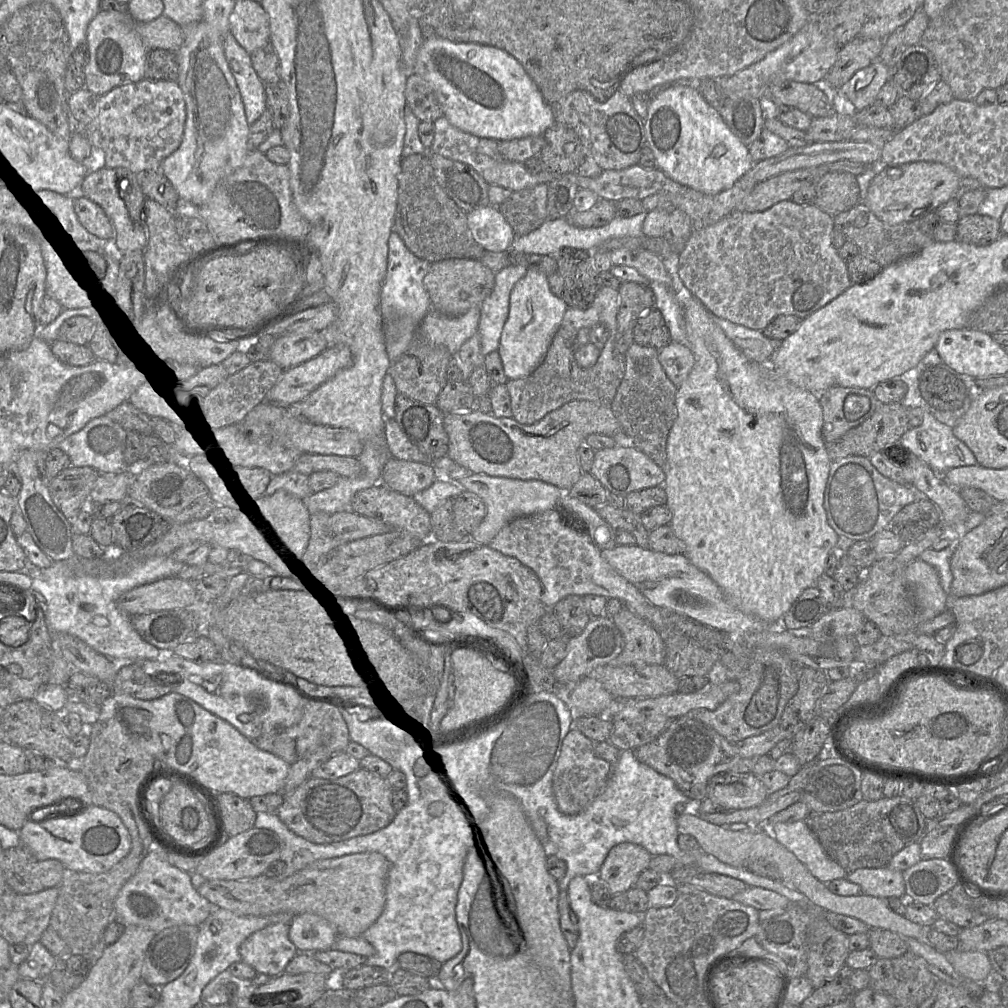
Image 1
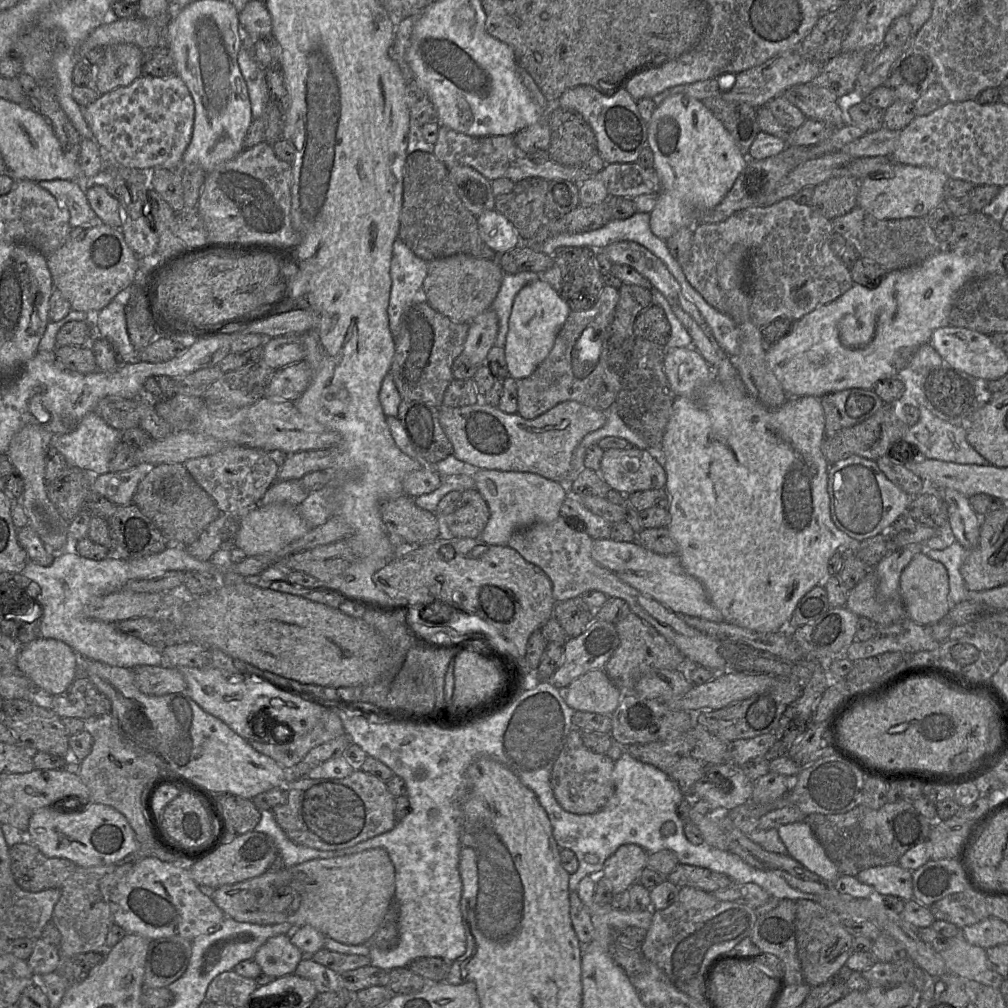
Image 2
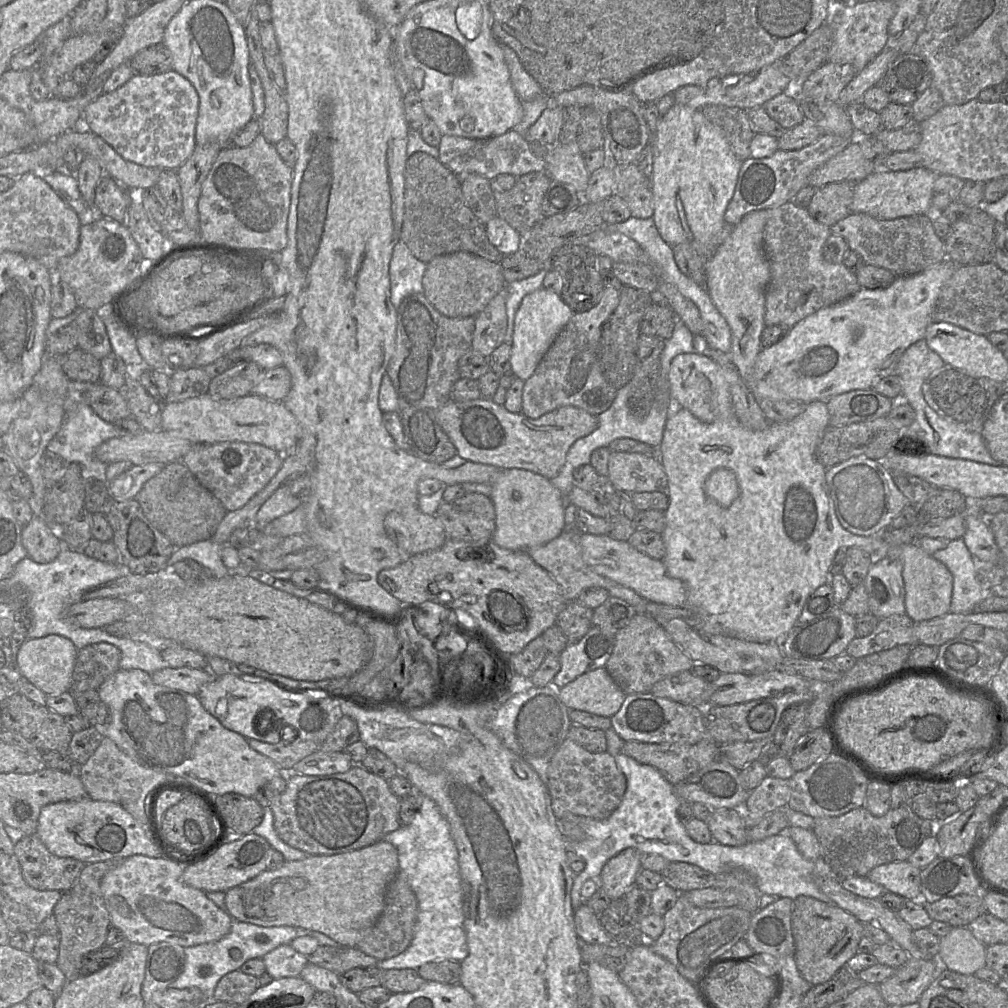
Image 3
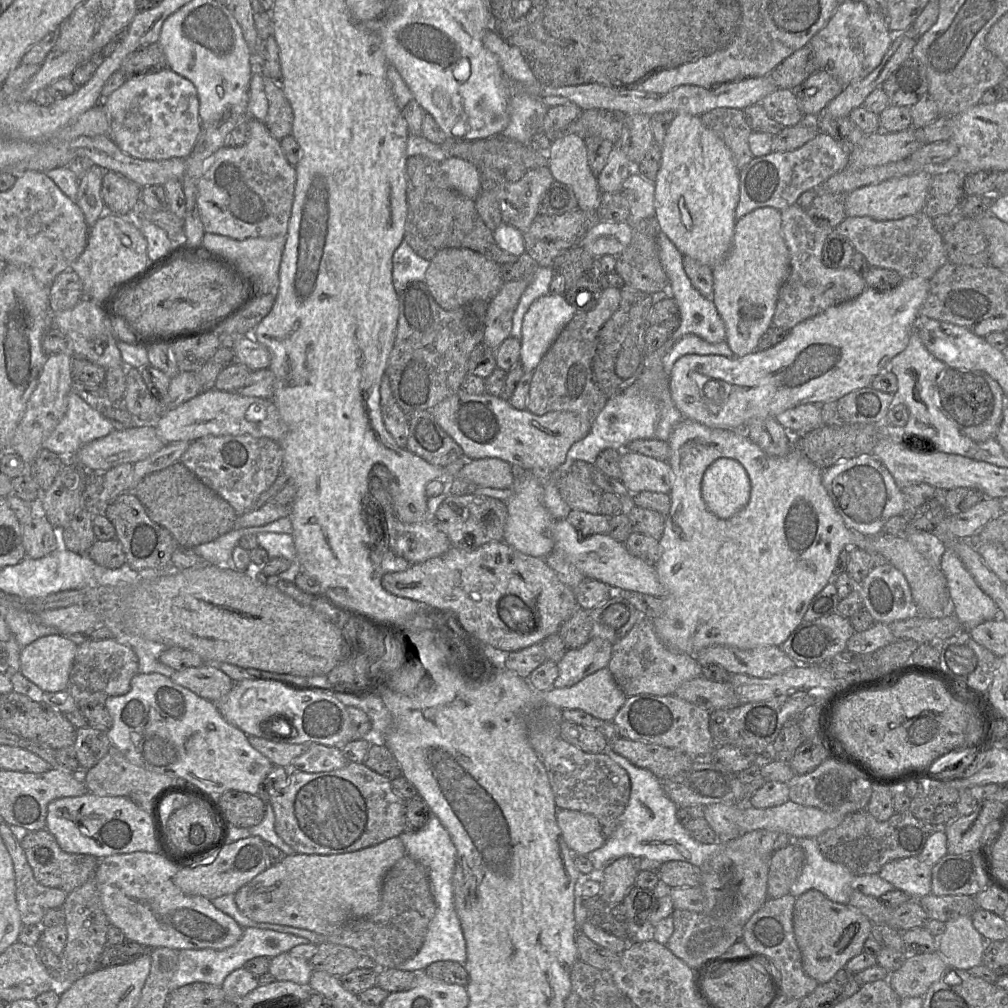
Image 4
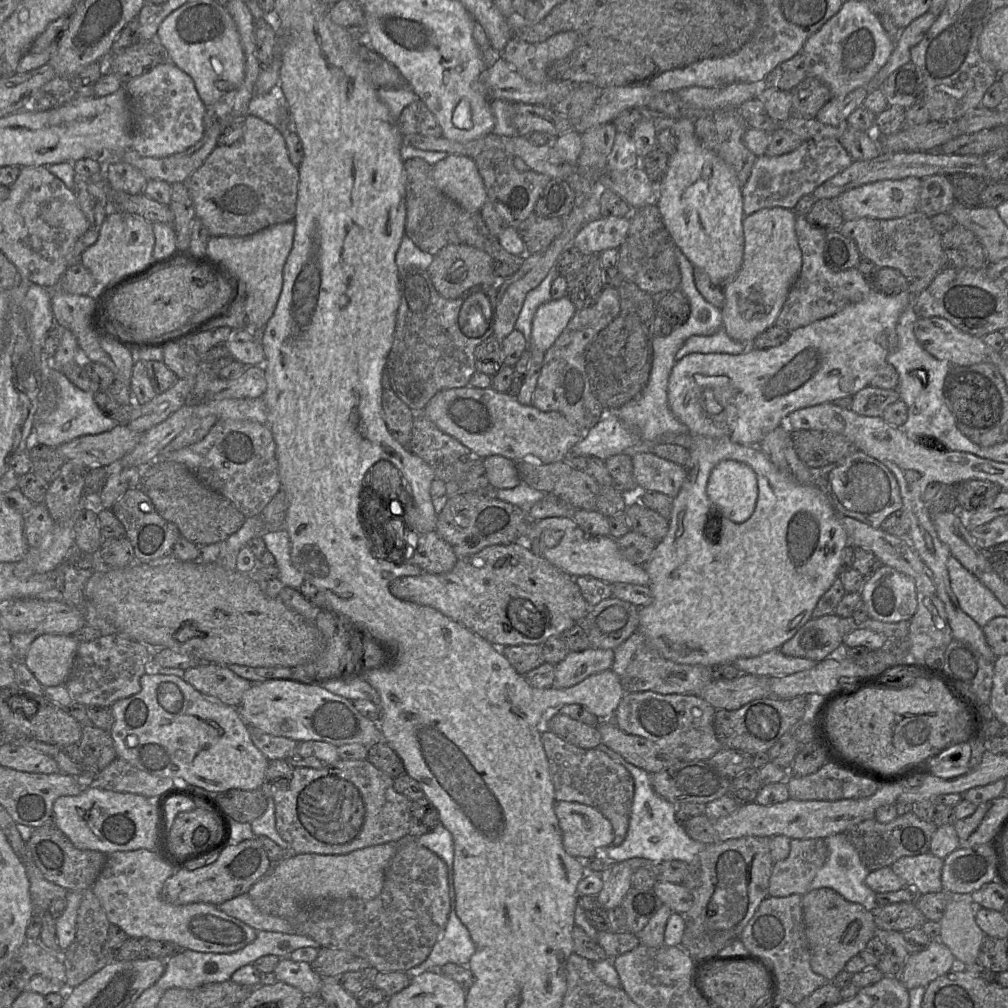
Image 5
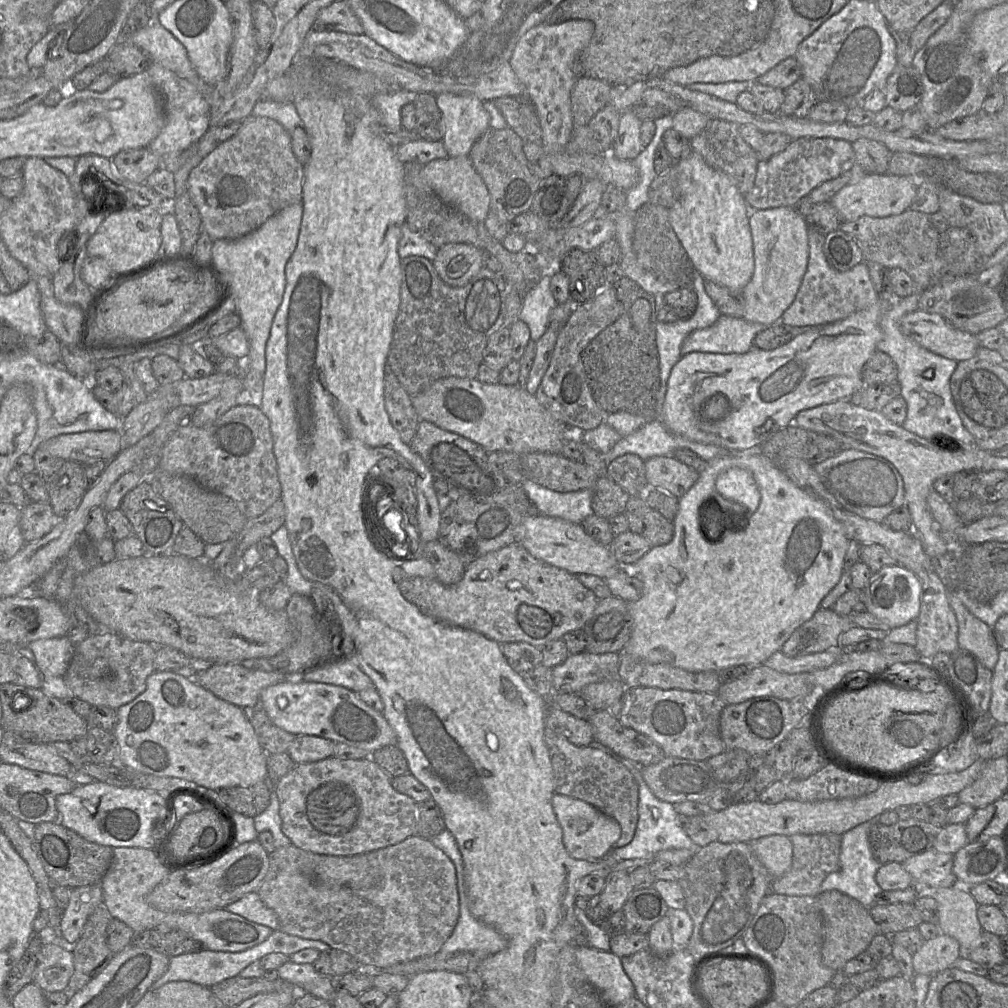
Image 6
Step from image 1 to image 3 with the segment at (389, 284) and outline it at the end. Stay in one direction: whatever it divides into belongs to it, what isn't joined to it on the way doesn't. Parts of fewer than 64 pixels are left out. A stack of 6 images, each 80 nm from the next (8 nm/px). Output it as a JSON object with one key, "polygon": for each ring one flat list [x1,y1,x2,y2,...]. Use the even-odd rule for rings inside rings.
{"polygon":[[403,241,393,248,390,261,391,302,398,309,404,298,423,293,423,276,427,264,417,259]]}

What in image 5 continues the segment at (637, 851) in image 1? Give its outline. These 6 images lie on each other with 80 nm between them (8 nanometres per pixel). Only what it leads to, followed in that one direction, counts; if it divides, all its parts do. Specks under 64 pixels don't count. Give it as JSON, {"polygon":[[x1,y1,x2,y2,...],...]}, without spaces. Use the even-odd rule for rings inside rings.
{"polygon":[[627,862,611,864,602,872,603,887,597,895,599,907,611,910,622,904,622,900,632,887,634,871]]}

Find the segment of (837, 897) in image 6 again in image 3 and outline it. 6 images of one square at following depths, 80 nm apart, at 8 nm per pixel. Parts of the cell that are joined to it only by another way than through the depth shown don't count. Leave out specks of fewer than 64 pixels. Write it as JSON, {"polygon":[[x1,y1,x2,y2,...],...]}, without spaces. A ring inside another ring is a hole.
{"polygon":[[800,895,793,902,792,935,797,969,807,982,815,986,832,979,834,974,858,953,862,923,833,903]]}

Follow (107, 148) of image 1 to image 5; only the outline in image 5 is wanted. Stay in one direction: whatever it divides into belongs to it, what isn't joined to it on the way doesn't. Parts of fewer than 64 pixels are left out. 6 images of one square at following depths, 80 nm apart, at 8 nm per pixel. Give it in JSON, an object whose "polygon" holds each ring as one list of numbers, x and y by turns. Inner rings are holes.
{"polygon":[[170,61,159,64,149,72,126,82,123,86,128,96,133,116,132,143,130,149,142,157,164,158,186,151,204,135,204,117,207,107,199,97,191,76]]}

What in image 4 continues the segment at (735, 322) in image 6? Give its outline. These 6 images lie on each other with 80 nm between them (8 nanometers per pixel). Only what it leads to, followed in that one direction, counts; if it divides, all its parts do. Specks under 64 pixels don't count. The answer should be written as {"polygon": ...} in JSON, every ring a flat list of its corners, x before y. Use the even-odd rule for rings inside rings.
{"polygon":[[687,334,673,345,663,359,664,372,668,377,674,363,686,354,735,357,726,340,719,343,709,343,694,334]]}

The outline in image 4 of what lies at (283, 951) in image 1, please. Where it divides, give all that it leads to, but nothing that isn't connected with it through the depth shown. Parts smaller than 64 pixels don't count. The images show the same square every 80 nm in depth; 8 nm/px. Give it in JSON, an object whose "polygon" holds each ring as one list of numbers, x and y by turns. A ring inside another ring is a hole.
{"polygon":[[284,952,270,959,268,973,278,981,291,981,308,987,313,972,308,961]]}

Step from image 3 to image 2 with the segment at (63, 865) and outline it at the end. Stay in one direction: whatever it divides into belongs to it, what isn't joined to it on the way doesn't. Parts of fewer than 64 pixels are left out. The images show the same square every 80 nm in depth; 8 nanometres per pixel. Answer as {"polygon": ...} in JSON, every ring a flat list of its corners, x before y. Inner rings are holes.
{"polygon":[[27,839,9,847,9,856,15,882,30,892,61,888,77,868,70,860,46,857]]}

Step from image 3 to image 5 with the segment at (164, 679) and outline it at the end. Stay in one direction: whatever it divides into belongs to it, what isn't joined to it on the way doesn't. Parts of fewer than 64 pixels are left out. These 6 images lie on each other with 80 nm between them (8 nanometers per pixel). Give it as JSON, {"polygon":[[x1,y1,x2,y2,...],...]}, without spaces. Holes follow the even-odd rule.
{"polygon":[[215,663,198,664,185,670,182,678,204,696,233,707,239,706,243,694,253,684,232,672,228,666]]}

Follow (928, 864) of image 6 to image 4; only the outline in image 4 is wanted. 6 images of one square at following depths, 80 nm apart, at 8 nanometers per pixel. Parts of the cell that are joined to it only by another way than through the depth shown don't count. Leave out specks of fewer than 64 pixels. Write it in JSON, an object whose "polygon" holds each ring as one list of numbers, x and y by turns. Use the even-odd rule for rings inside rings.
{"polygon":[[916,856,901,858,886,863,878,875,911,899,920,899,931,893,932,867]]}

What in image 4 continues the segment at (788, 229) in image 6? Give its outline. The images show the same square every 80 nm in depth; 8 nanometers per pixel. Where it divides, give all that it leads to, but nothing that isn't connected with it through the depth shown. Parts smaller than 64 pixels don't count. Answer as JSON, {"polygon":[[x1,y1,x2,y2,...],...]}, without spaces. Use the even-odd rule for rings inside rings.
{"polygon":[[762,207,736,221,733,243,724,260,713,268,712,300,725,324,726,341,735,357,758,349,759,339,772,325,779,290,790,274,790,254,782,234,781,211]]}

